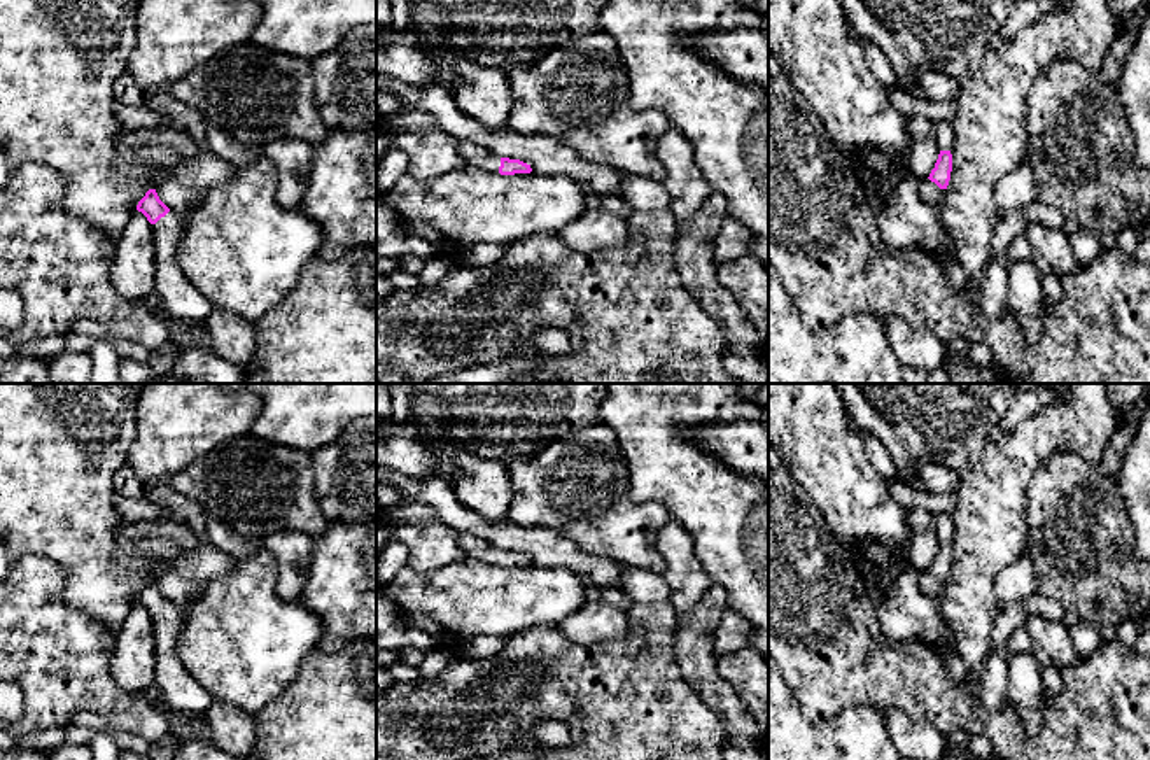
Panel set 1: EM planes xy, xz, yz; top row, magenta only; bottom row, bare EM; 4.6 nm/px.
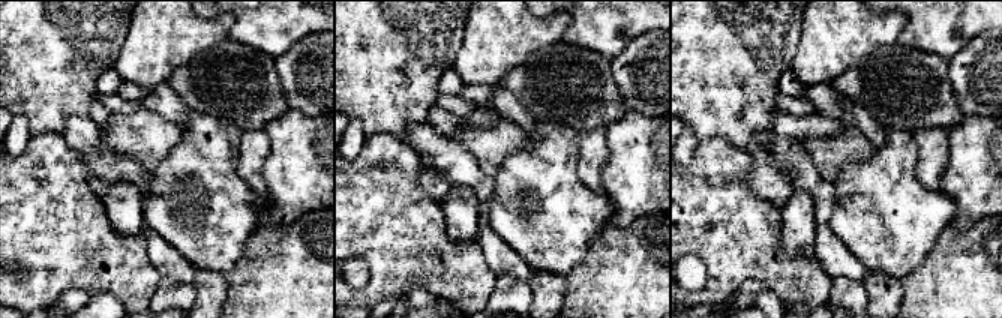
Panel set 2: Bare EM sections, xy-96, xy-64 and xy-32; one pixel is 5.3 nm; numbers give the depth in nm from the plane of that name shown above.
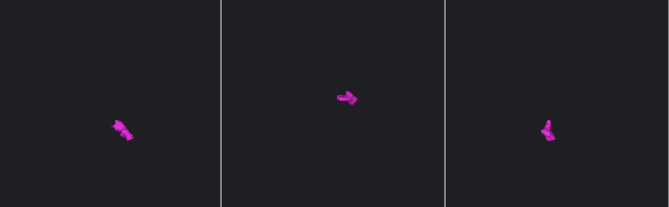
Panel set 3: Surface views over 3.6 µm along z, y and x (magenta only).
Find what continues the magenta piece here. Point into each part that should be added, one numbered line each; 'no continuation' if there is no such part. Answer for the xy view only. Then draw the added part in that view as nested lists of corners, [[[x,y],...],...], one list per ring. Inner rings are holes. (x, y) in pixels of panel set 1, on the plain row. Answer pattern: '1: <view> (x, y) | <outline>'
1: xy (177, 689) | [[[170,602],[151,620],[156,637],[154,688],[159,699],[175,711],[205,714],[215,699],[187,672],[177,655],[184,609]]]

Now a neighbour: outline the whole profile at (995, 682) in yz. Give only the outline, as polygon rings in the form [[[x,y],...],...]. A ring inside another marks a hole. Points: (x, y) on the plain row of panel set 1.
[[[996,648],[985,660],[985,676],[982,679],[982,702],[989,711],[998,711],[1006,700],[1008,683],[1008,651]]]

